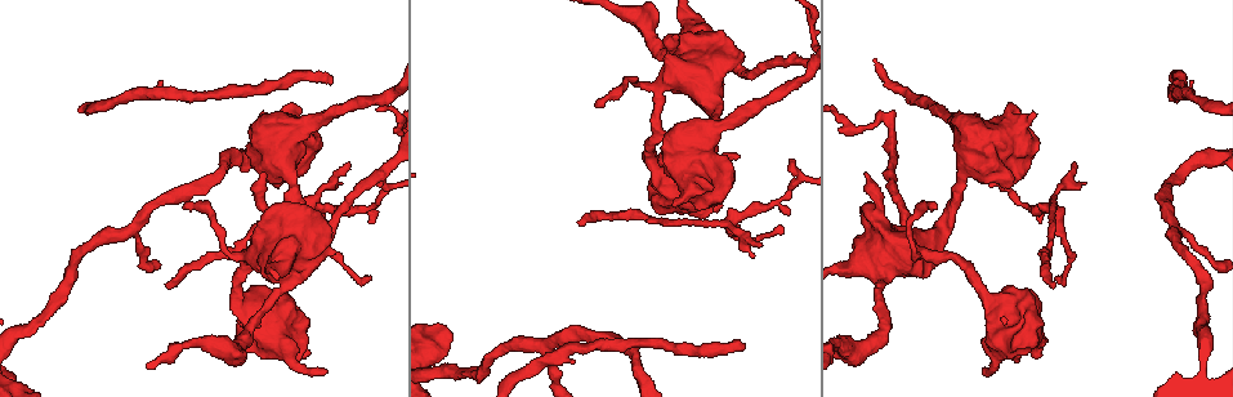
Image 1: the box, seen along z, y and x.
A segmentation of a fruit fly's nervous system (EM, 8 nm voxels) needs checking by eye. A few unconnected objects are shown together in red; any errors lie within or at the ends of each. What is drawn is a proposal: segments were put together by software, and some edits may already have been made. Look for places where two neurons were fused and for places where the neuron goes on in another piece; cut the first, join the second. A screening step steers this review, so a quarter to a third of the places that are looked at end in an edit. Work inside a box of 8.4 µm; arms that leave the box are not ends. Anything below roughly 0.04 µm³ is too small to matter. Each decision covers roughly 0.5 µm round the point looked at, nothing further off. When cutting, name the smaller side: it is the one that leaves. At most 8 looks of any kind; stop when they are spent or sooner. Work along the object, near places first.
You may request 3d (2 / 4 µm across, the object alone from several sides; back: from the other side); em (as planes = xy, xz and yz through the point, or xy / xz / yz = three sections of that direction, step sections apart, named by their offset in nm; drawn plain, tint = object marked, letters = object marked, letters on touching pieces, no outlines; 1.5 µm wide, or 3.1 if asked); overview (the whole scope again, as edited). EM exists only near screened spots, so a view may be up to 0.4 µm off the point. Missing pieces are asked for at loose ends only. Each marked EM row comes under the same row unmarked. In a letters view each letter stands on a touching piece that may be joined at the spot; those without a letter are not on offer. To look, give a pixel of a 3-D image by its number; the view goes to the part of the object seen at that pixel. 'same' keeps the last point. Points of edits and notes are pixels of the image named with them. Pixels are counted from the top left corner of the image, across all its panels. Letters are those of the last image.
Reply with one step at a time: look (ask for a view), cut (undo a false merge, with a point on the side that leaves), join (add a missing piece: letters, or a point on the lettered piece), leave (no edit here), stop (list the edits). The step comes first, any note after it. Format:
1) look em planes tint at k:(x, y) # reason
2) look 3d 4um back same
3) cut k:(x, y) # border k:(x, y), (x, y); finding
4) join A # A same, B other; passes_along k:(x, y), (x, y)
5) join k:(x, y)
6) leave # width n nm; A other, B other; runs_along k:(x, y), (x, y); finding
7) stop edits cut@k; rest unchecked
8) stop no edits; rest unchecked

look em yz step 4 letters at 1:(581, 224)

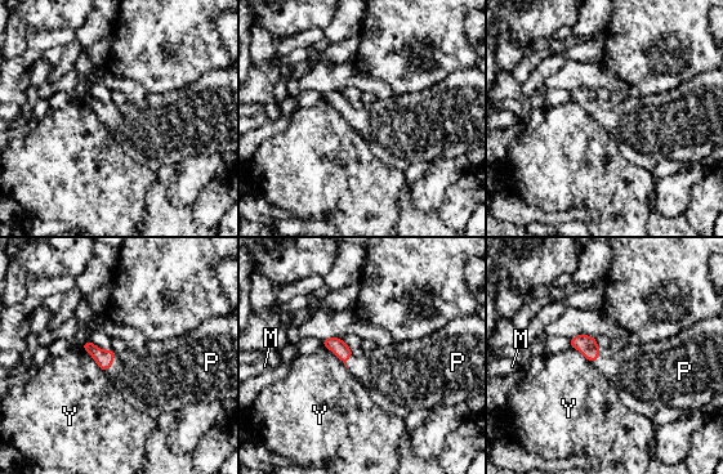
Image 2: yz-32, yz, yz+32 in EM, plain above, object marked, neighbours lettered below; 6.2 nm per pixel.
look em planes letters same

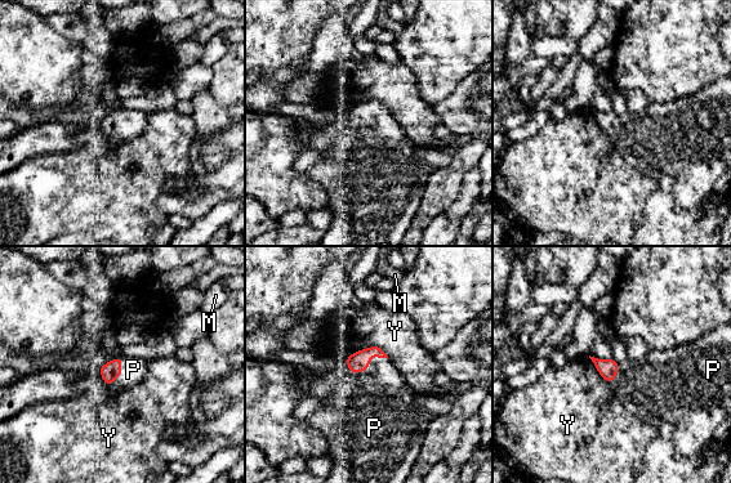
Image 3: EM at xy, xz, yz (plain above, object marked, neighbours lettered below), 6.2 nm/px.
join P # width 120 nm; M other, P same, Y other; passes_along 3:(357, 362), (369, 363), (378, 402); it goes on there

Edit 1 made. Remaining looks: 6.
look overview

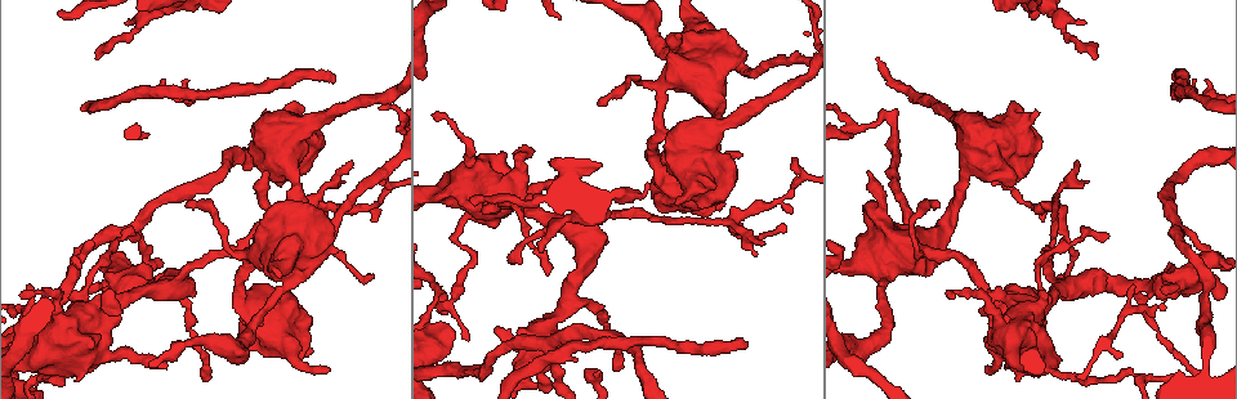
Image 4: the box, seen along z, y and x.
look 3d 4um at 4:(599, 103) # free end

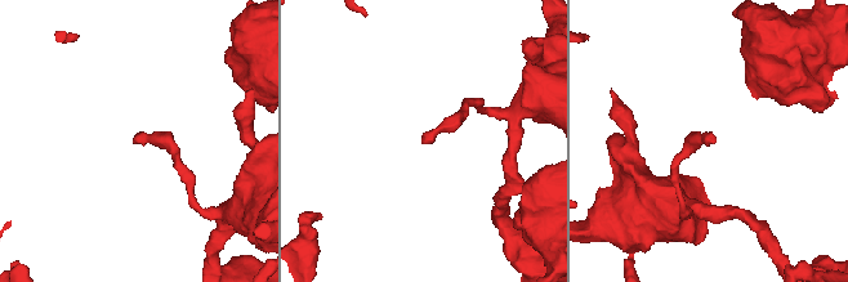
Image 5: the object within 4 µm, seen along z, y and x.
look em yz step 8 letters at 5:(716, 140)

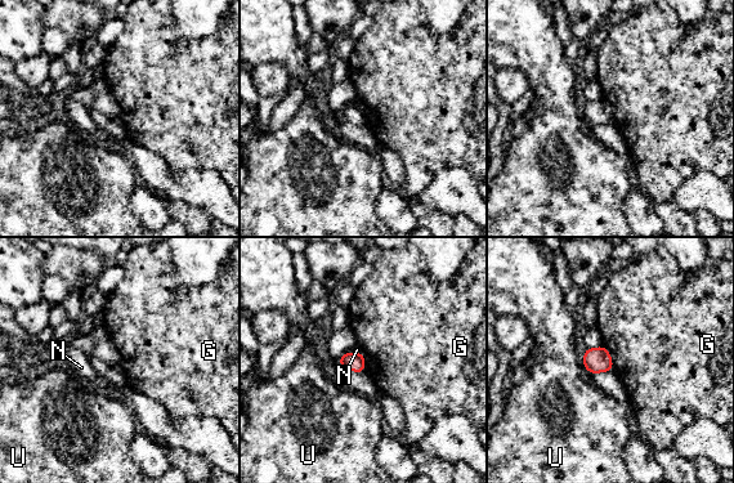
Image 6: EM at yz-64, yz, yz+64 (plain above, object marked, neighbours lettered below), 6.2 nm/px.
look em planes letters same

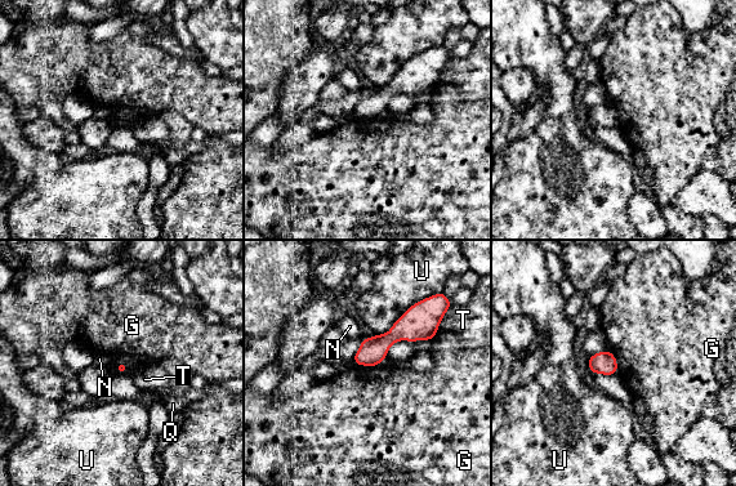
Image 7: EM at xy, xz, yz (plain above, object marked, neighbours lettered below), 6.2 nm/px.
leave # G other, N other, Q other, T other, U other; border 7:(380, 362), (356, 365); none of them fits

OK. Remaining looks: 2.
stop edits join@3; rest unchecked

